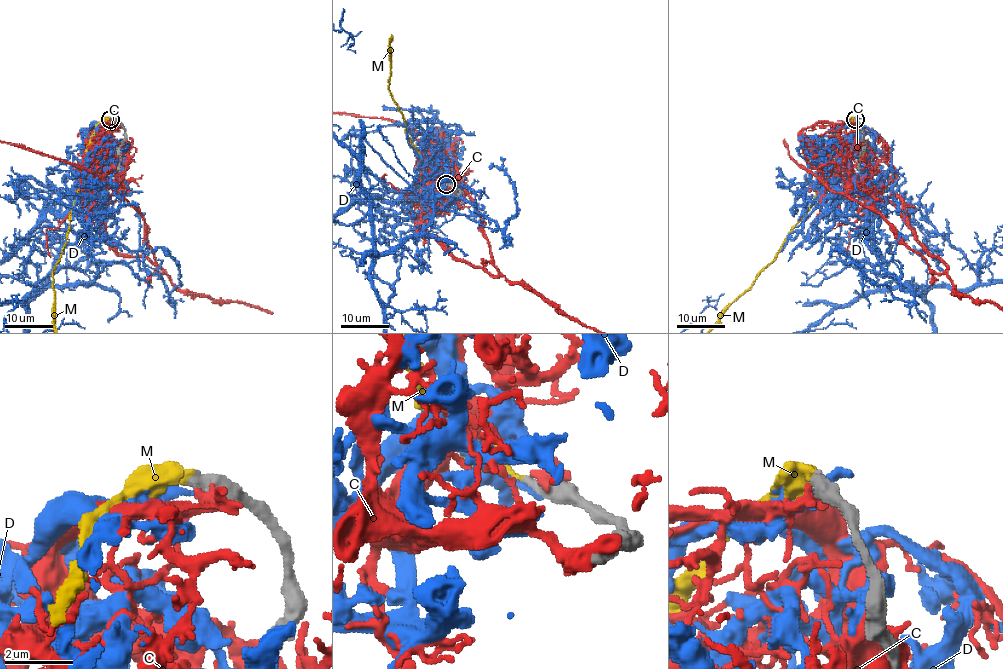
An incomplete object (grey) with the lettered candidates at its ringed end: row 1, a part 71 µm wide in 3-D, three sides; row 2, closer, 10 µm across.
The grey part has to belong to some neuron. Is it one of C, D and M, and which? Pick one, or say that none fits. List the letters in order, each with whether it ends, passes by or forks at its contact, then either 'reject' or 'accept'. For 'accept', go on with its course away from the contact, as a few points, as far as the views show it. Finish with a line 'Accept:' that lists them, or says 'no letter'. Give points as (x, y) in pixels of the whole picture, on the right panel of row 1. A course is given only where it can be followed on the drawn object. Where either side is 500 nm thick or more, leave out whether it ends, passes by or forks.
C: reject
D: reject
M: it ends | accept
Accept: M

